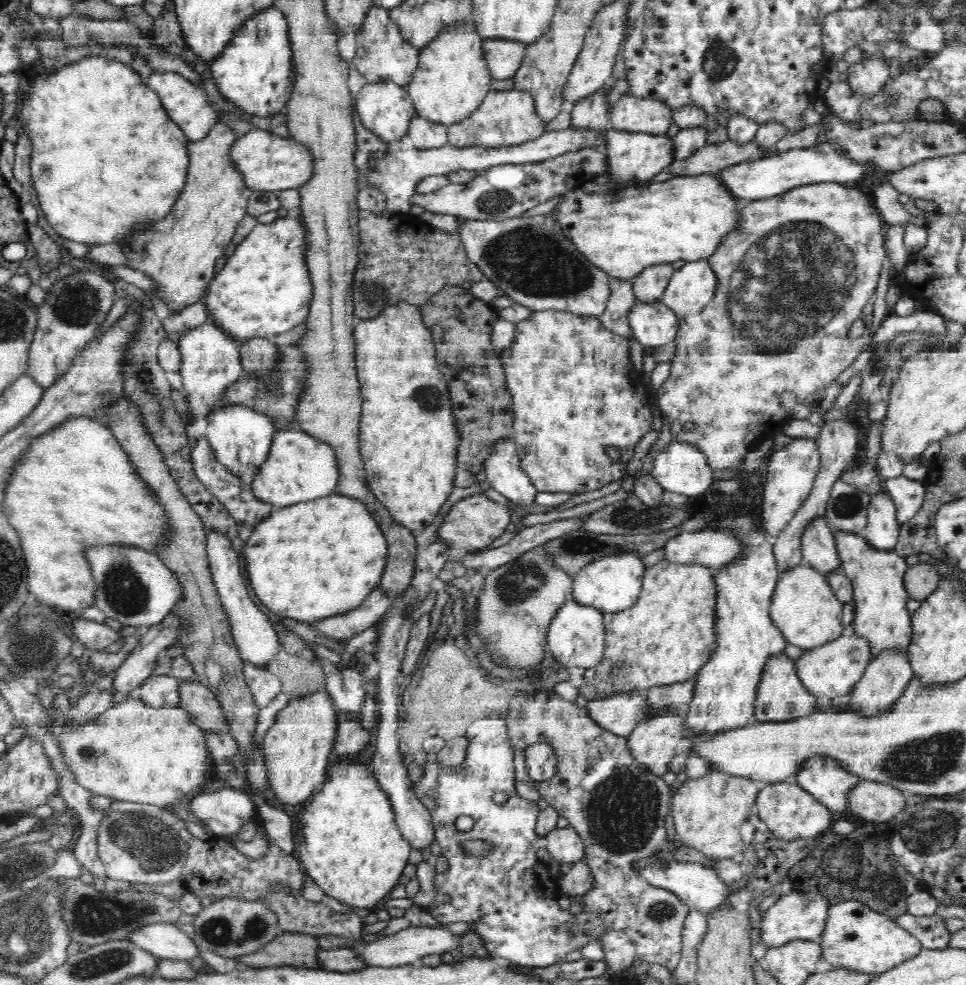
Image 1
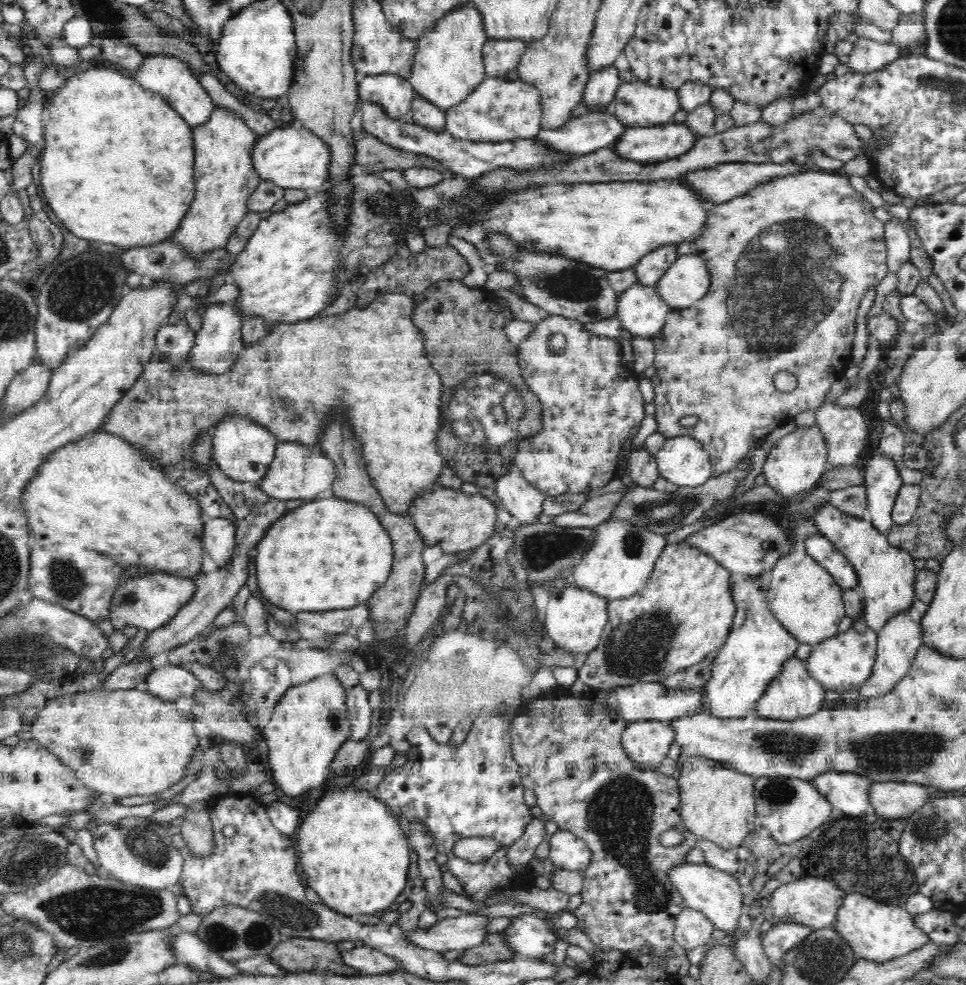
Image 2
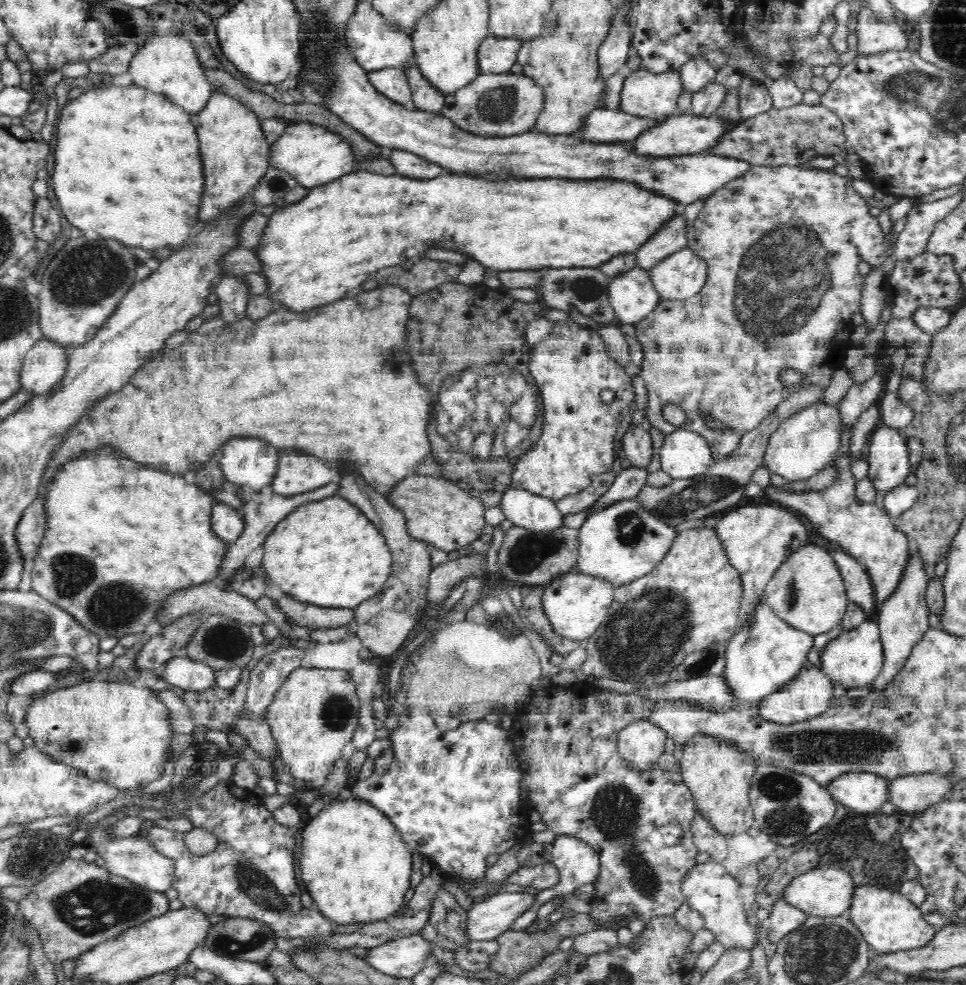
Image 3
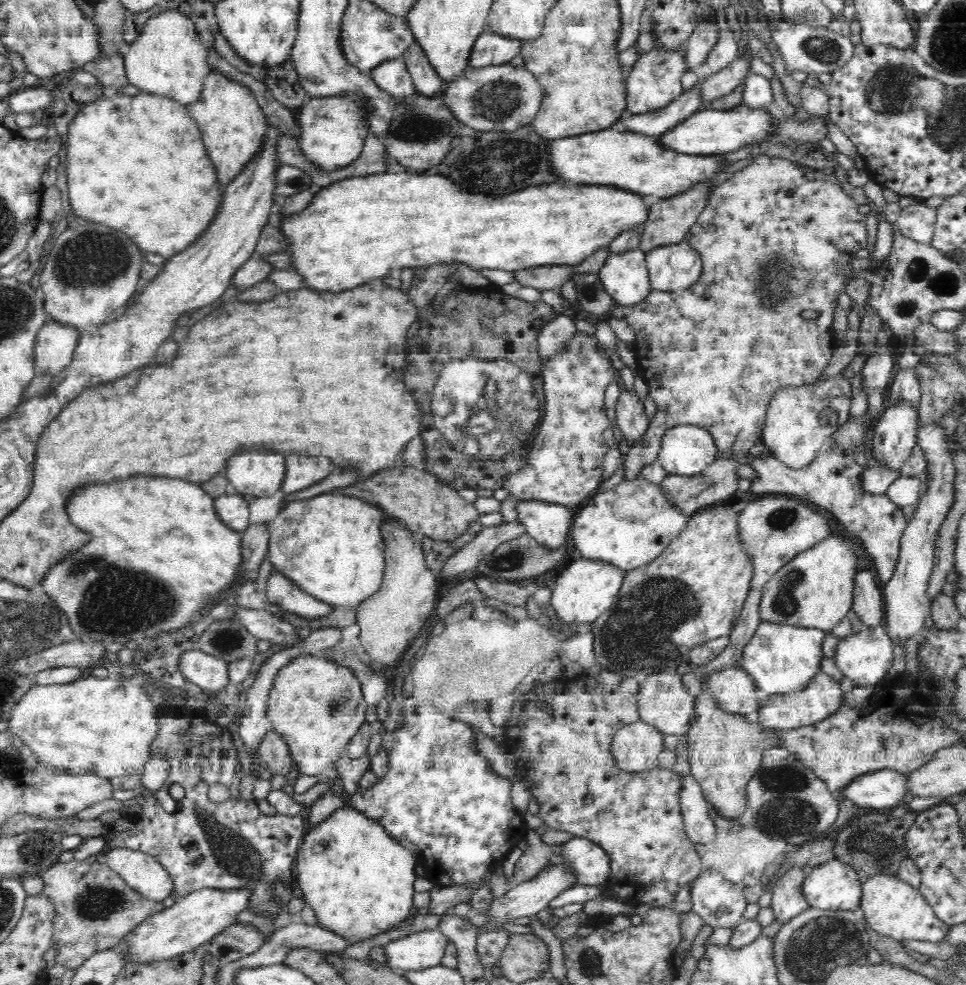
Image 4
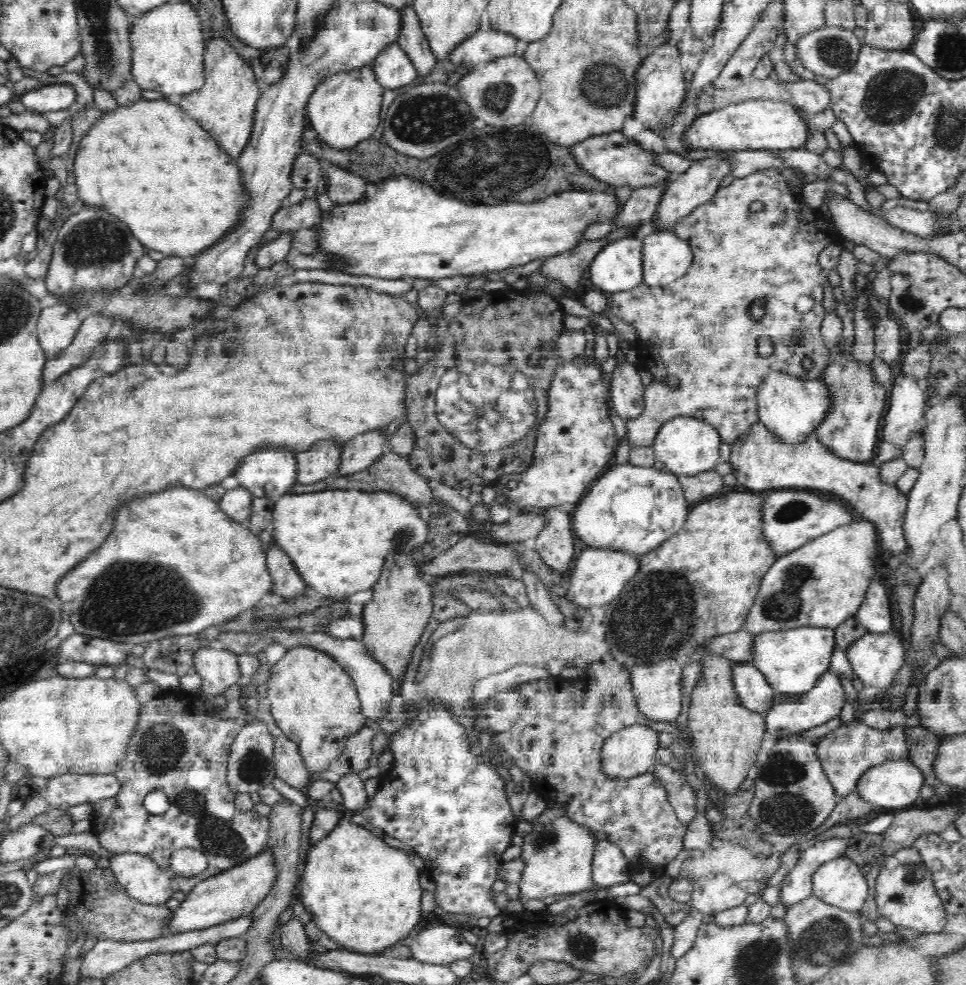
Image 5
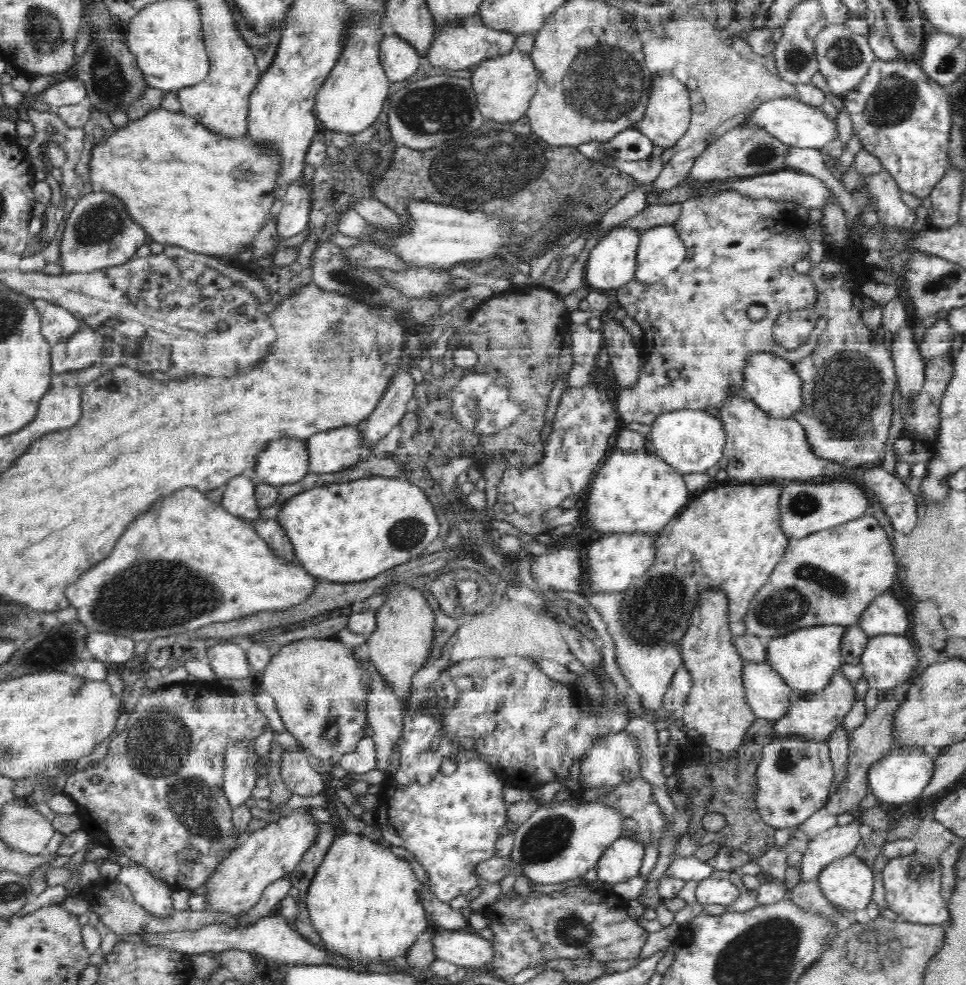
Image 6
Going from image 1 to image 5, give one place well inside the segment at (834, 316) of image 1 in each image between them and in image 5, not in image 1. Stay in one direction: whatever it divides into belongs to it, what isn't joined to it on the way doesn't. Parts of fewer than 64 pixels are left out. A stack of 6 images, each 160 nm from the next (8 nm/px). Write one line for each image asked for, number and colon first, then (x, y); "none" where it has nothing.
2: (828, 247)
3: (720, 352)
4: (712, 355)
5: (697, 329)

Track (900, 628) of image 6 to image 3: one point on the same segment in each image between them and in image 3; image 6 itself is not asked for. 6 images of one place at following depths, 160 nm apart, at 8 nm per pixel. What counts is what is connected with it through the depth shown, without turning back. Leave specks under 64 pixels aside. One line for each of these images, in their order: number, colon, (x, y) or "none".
3: (856, 579)
4: (868, 604)
5: (875, 614)

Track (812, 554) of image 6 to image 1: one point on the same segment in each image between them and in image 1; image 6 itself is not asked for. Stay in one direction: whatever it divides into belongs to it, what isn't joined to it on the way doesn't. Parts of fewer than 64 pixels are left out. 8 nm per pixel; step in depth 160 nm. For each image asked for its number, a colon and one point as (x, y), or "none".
1: (804, 608)
2: (804, 597)
3: (807, 591)
4: (815, 589)
5: (823, 583)

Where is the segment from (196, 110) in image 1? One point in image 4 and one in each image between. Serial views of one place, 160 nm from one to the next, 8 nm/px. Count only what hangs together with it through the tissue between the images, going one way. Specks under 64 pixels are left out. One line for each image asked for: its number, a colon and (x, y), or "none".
2: (170, 77)
3: (169, 65)
4: (167, 58)

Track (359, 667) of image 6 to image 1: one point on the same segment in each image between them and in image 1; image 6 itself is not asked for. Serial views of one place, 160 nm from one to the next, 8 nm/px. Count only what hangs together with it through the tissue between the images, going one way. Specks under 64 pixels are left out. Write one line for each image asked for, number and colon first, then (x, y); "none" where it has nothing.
1: (296, 747)
2: (310, 723)
3: (313, 716)
4: (317, 706)
5: (313, 700)

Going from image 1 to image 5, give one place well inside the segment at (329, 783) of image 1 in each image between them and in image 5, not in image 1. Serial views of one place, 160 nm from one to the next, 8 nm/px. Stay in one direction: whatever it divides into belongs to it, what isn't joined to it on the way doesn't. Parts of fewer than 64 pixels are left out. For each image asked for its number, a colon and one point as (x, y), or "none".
2: (354, 854)
3: (354, 863)
4: (359, 880)
5: (363, 892)

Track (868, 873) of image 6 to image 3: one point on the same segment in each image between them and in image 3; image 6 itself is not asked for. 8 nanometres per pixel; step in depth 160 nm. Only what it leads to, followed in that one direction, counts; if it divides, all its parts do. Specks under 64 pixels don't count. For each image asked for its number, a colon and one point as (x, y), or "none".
3: (823, 892)
4: (833, 885)
5: (839, 882)

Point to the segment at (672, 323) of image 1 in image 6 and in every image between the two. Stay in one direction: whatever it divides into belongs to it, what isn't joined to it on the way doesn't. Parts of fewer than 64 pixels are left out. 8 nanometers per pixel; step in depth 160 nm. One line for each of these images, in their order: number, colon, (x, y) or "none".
2: (642, 311)
3: (633, 296)
4: (625, 277)
5: (618, 267)
6: (612, 261)

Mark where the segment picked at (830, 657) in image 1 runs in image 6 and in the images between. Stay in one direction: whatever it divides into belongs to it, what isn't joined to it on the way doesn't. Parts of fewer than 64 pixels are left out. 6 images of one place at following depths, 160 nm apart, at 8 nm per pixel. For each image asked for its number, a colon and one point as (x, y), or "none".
2: (846, 661)
3: (856, 658)
4: (865, 658)
5: (876, 659)
6: (890, 661)

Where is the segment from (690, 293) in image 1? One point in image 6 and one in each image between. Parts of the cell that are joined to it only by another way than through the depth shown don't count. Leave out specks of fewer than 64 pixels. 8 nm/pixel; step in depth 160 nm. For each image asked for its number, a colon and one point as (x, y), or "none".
2: (687, 280)
3: (681, 275)
4: (671, 267)
5: (666, 257)
6: (660, 251)

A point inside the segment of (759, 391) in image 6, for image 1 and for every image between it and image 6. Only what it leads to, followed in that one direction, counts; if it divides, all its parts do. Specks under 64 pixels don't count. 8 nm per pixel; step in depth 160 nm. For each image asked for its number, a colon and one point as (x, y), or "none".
1: (791, 471)
2: (796, 462)
3: (806, 442)
4: (800, 419)
5: (792, 407)

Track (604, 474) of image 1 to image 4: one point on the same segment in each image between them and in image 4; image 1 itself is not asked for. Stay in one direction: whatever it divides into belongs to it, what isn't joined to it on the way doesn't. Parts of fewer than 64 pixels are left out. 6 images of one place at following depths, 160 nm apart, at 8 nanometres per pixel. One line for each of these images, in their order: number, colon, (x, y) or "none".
2: (591, 403)
3: (571, 366)
4: (563, 467)

